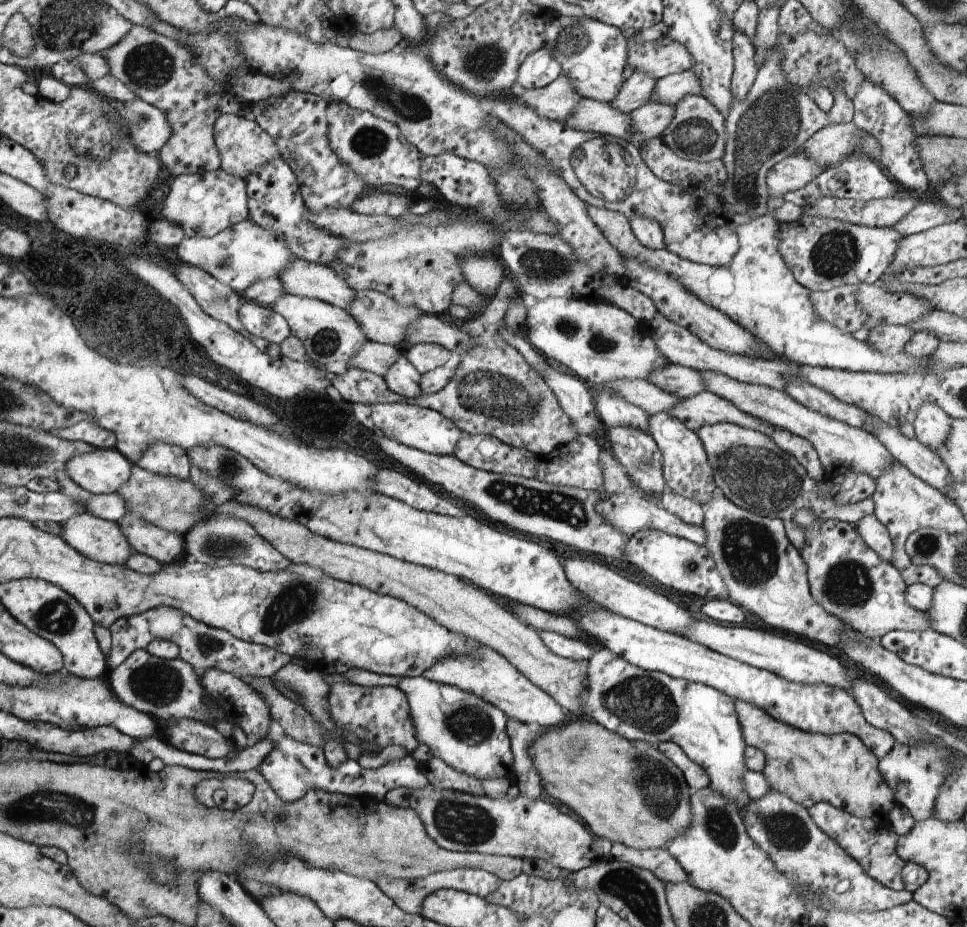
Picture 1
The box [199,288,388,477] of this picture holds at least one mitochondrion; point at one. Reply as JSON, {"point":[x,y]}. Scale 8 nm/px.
{"point":[324,342]}

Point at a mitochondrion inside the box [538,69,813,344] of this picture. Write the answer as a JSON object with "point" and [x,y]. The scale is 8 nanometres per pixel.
{"point":[771,123]}

